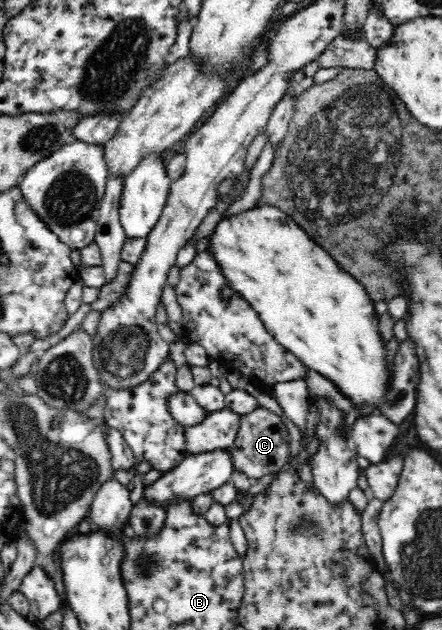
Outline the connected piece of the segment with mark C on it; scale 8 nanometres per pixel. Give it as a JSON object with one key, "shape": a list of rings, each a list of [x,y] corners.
{"shape":[[[264,408],[256,409],[241,416],[240,428],[229,450],[233,458],[234,470],[246,473],[251,481],[260,479],[263,475],[277,473],[282,470],[290,457],[290,433],[282,419]]]}

